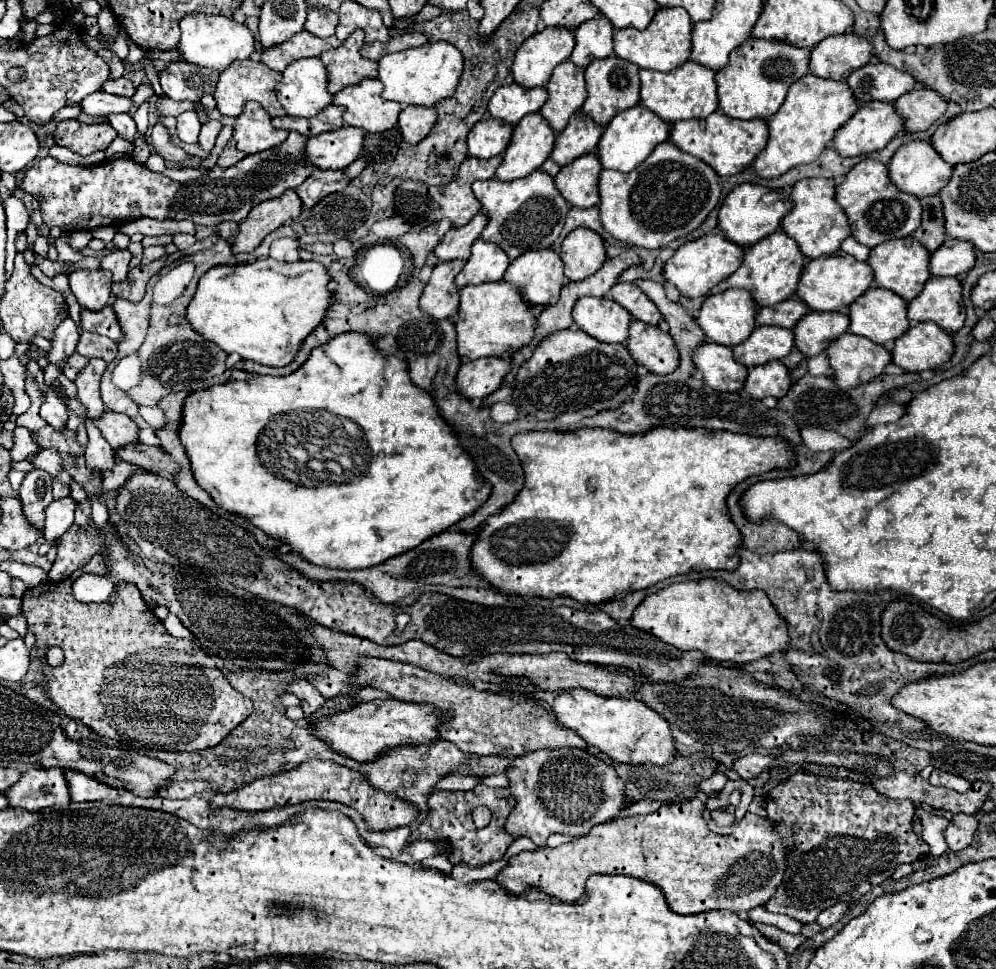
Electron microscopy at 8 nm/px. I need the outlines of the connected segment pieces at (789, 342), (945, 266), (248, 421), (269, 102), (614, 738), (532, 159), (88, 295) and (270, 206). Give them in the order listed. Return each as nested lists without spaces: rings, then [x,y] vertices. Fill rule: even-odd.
[[[758,326],[750,338],[734,346],[734,358],[748,368],[780,360],[790,354],[794,346],[794,332],[780,326]]]
[[[946,238],[942,248],[932,254],[930,260],[930,274],[932,276],[966,276],[970,268],[974,268],[976,250],[966,244],[966,240],[952,240]]]
[[[358,332],[340,334],[330,342],[314,348],[310,358],[304,362],[304,366],[300,366],[296,372],[284,378],[256,376],[254,380],[248,380],[248,382],[230,380],[226,384],[216,384],[206,390],[192,392],[184,402],[182,426],[178,434],[192,462],[196,482],[214,498],[218,506],[250,520],[266,534],[274,538],[282,538],[286,544],[290,544],[292,552],[298,552],[312,564],[322,564],[330,568],[348,568],[348,570],[376,566],[392,556],[398,556],[398,554],[404,554],[406,550],[416,548],[424,540],[444,532],[446,528],[474,514],[488,500],[492,492],[492,486],[486,480],[482,480],[480,474],[476,472],[472,458],[460,448],[450,424],[442,420],[442,414],[438,412],[438,406],[434,404],[432,396],[428,392],[422,392],[422,388],[418,388],[410,380],[408,362],[400,358],[396,340],[392,336],[384,336],[384,338],[388,338],[388,344],[380,340],[380,348],[378,348],[378,344],[368,334],[358,334]],[[338,456],[346,456],[346,468],[342,468],[342,464],[338,462]]]
[[[236,60],[236,62],[230,64],[228,70],[224,70],[220,74],[220,80],[218,80],[218,86],[216,86],[216,92],[214,92],[216,108],[220,110],[222,116],[238,118],[244,112],[246,102],[248,100],[254,100],[254,102],[260,102],[270,116],[284,116],[286,112],[278,104],[278,98],[276,98],[276,84],[278,84],[280,78],[282,78],[280,72],[274,72],[274,70],[266,68],[266,64],[262,64],[262,62]]]
[[[572,688],[556,696],[552,712],[562,726],[580,734],[590,746],[598,748],[614,762],[652,762],[664,766],[674,760],[674,738],[668,722],[636,698],[604,698],[590,690]]]
[[[538,114],[524,116],[516,126],[506,148],[504,162],[498,166],[496,176],[500,180],[518,180],[538,170],[554,148],[556,132],[550,124]]]
[[[74,270],[68,274],[78,304],[86,310],[102,310],[110,298],[112,276],[108,270]]]
[[[286,190],[280,198],[254,206],[250,216],[238,224],[238,234],[232,240],[232,254],[254,252],[272,230],[298,218],[300,212],[302,202],[294,190]]]

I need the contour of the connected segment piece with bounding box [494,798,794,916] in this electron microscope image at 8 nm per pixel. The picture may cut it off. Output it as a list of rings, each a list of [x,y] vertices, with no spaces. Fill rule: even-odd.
[[[698,798],[680,802],[680,804],[662,804],[656,812],[646,816],[626,816],[606,824],[594,826],[586,836],[574,838],[568,844],[558,848],[538,848],[536,852],[520,852],[506,860],[506,866],[494,876],[494,880],[516,896],[524,894],[528,888],[538,888],[548,896],[554,896],[562,902],[574,902],[584,894],[586,880],[592,874],[624,874],[656,884],[666,896],[666,904],[676,914],[700,914],[708,910],[730,910],[744,914],[750,908],[764,906],[770,896],[776,892],[776,886],[782,882],[786,856],[794,850],[792,832],[780,830],[770,820],[756,814],[746,814],[742,822],[736,824],[732,836],[718,836],[708,830],[706,820],[702,818],[702,802]]]

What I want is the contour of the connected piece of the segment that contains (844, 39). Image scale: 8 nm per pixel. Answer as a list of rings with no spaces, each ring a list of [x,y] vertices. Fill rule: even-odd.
[[[852,32],[828,36],[818,42],[810,54],[810,72],[820,78],[842,80],[872,58],[872,44]]]

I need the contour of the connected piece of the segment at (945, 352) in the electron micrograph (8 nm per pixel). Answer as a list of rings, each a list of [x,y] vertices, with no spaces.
[[[918,322],[894,342],[892,362],[906,372],[934,370],[954,354],[954,340],[934,322]]]

